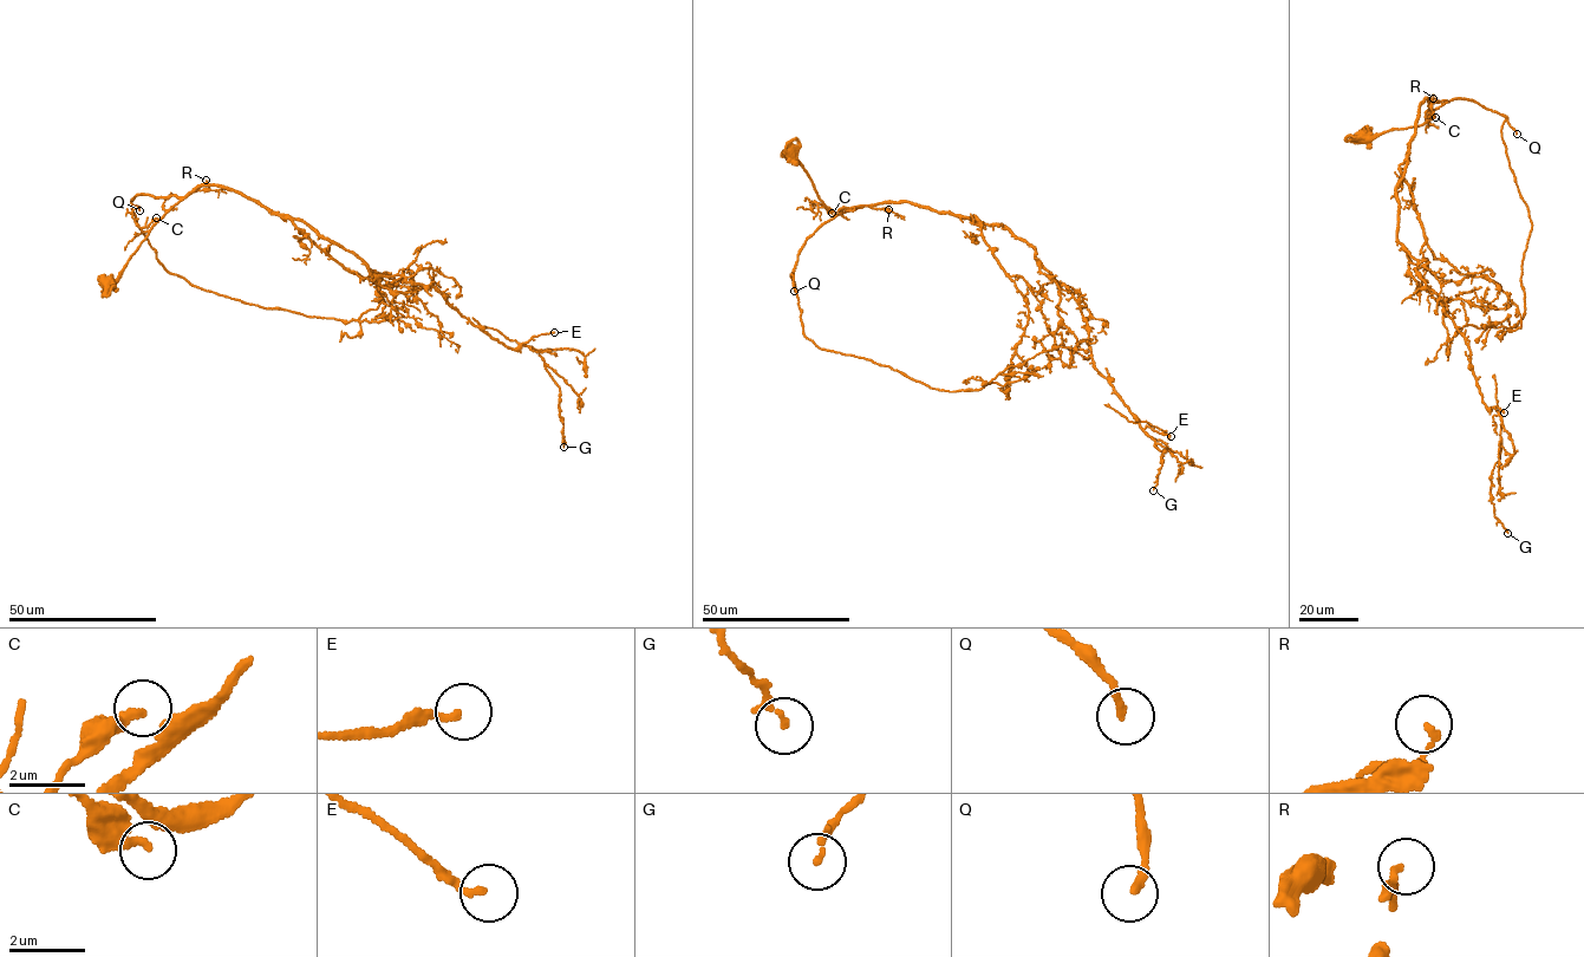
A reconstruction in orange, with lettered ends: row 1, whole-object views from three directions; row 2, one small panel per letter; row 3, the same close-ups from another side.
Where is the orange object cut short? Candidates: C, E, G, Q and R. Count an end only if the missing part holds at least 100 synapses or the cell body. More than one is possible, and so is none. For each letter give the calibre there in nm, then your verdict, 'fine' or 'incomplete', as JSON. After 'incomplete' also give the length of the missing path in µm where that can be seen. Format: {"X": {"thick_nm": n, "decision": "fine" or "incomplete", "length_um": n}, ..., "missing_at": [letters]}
{"C": {"thick_nm": 280, "decision": "fine"}, "E": {"thick_nm": 170, "decision": "fine"}, "G": {"thick_nm": 160, "decision": "fine"}, "Q": {"thick_nm": 200, "decision": "incomplete", "length_um": 160}, "R": {"thick_nm": 130, "decision": "fine"}, "missing_at": ["Q"]}

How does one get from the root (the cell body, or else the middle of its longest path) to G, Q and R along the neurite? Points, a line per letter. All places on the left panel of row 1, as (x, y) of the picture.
G: (110, 286), (177, 202), (230, 188), (535, 350), (559, 388), (564, 447)
Q: (110, 286), (149, 229), (180, 200), (175, 196), (141, 193), (131, 201), (139, 210)
R: (110, 286), (157, 221), (206, 180)

